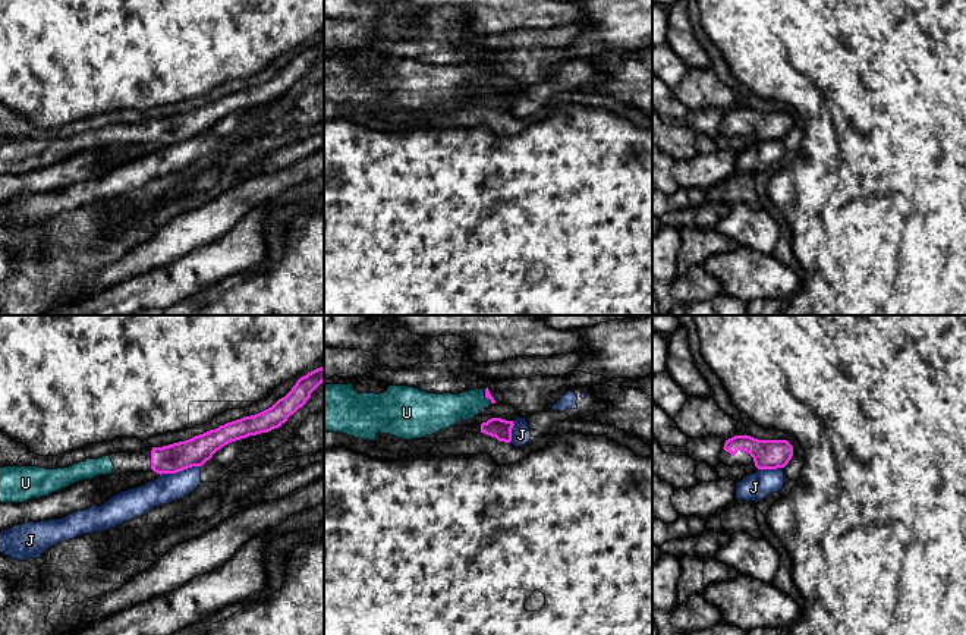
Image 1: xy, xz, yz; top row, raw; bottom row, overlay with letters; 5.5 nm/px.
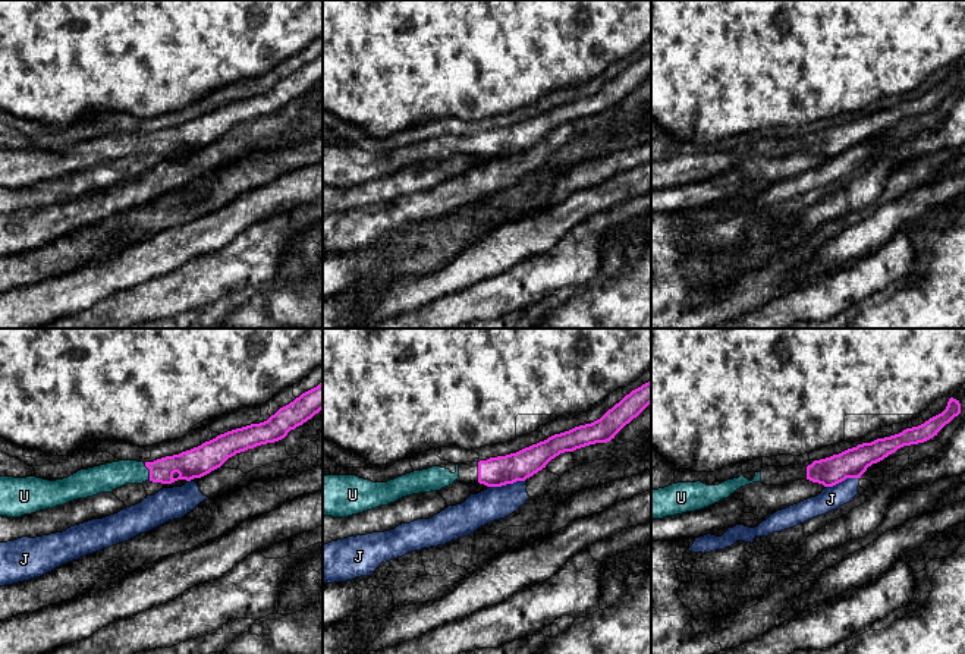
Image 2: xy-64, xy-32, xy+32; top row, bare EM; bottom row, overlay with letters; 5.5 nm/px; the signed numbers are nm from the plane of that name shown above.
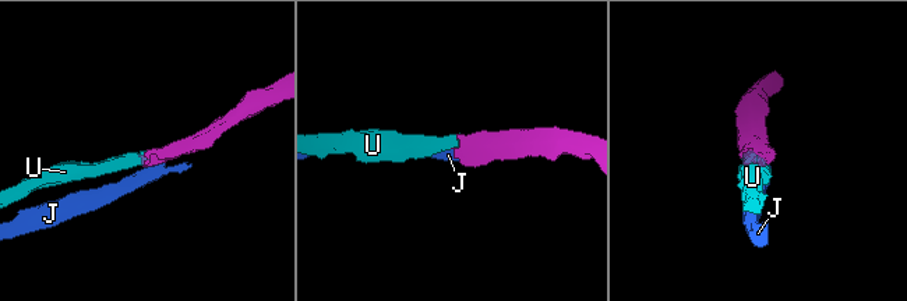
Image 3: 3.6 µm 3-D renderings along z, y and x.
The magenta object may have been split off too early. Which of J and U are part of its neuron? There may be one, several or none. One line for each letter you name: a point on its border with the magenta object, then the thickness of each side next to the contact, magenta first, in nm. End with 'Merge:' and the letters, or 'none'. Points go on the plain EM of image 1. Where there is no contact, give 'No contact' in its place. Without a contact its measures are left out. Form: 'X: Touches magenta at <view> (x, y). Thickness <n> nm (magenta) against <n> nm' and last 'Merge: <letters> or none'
U: Touches magenta at xz (485, 68). Thickness 30 nm (magenta) against 190 nm
Merge: U

